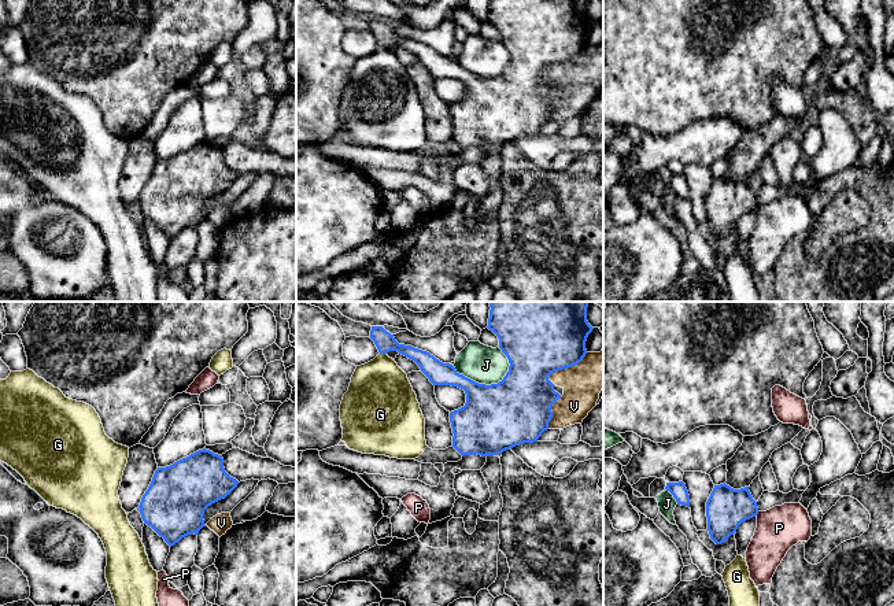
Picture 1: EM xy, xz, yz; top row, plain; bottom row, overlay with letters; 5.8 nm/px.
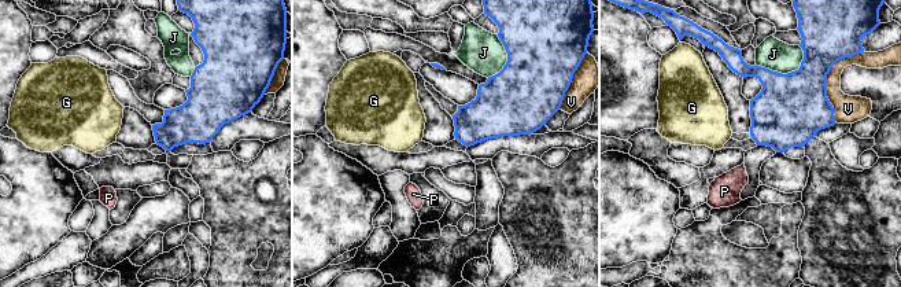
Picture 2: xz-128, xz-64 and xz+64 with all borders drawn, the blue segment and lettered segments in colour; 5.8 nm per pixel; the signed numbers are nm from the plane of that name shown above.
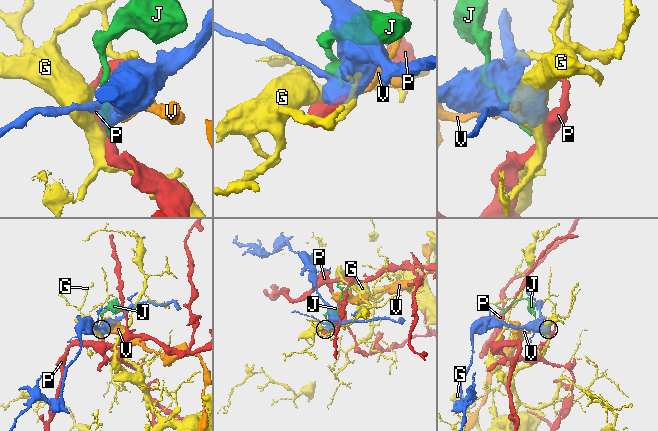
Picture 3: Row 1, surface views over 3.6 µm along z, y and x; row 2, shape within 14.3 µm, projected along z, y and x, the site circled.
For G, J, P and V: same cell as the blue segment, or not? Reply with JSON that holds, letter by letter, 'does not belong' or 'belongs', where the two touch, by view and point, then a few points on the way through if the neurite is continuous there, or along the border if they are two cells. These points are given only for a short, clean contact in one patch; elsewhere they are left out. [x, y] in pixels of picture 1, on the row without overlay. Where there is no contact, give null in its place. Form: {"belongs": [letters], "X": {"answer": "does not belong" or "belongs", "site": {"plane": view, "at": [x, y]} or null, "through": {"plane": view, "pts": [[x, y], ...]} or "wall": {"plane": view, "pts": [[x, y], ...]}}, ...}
{"belongs": [], "G": {"answer": "does not belong", "site": {"plane": "xz", "at": [383, 45]}, "wall": {"plane": "xz", "pts": [[380, 45], [385, 47]]}}, "J": {"answer": "does not belong", "site": {"plane": "xz", "at": [484, 77]}}, "P": {"answer": "does not belong", "site": {"plane": "yz", "at": [757, 206]}, "wall": {"plane": "yz", "pts": [[758, 204], [756, 207]]}}, "V": {"answer": "does not belong", "site": {"plane": "xz", "at": [566, 61]}}}

